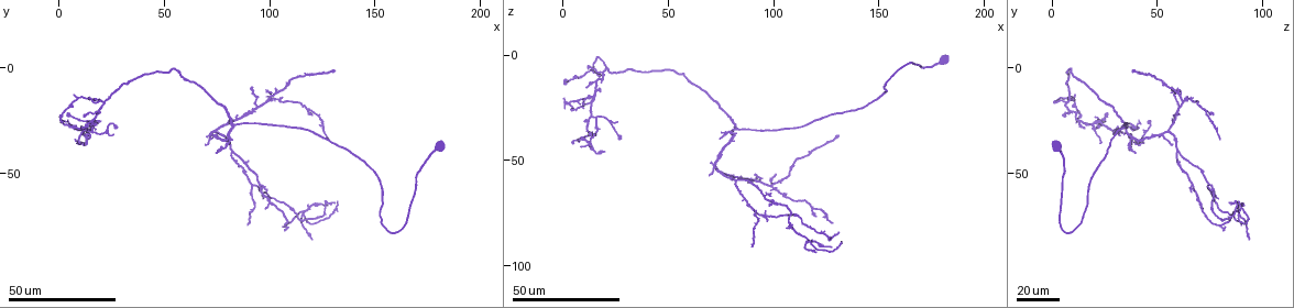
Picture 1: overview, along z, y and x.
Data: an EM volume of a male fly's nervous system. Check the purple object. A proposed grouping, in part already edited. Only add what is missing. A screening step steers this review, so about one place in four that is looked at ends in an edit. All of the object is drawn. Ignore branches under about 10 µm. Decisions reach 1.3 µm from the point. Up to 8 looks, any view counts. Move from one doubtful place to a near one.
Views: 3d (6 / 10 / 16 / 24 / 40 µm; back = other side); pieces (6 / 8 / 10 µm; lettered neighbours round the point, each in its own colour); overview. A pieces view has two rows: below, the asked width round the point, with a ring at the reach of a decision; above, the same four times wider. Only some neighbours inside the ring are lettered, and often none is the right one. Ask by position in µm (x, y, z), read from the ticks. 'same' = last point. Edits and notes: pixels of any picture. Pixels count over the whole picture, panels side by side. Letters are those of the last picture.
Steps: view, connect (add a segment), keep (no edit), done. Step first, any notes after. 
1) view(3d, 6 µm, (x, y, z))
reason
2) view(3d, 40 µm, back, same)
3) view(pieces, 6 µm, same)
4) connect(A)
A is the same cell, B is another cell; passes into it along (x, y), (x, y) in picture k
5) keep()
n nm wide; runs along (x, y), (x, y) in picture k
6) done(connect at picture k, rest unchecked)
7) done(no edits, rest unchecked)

view(3d, 24 µm, (90, 74, 91))
free end

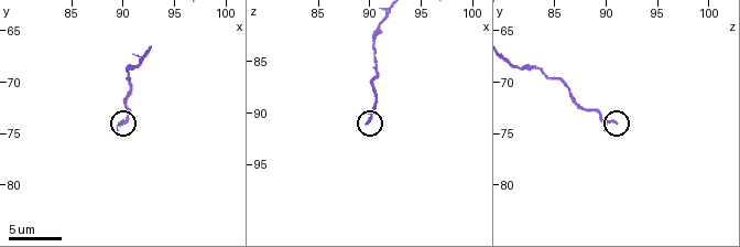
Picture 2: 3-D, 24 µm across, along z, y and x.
view(3d, 6 µm, (89.8, 74.0, 90.8))

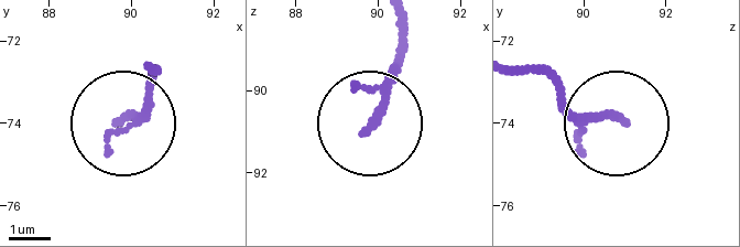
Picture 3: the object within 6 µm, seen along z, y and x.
view(pieces, 6 µm, (89.80, 73.90, 90.90))

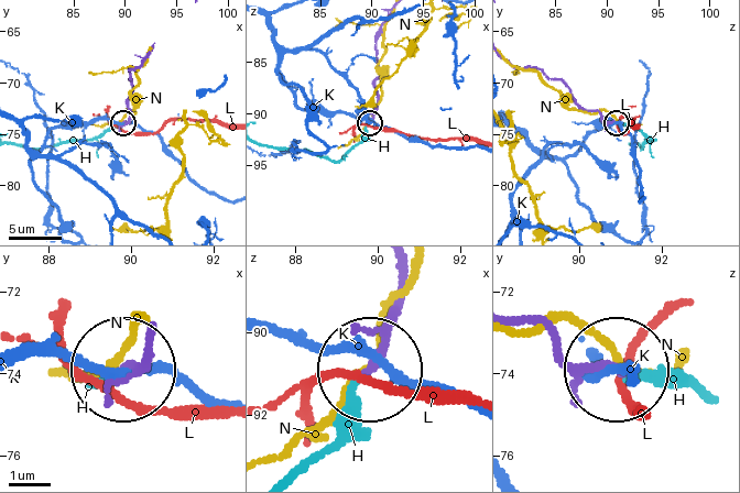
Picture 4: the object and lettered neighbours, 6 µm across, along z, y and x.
connect(H)
H is the same cell, K, L and N are other cells; passes into it along (515, 315), (578, 364), (698, 389) in picture 4; it goes on there

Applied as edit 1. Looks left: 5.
view(3d, 24 µm, (69, 37, 57))
branch stops here

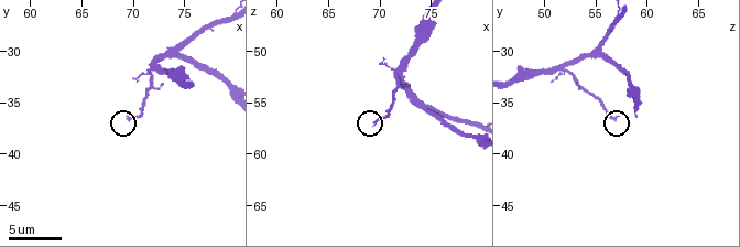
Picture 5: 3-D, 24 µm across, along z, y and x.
view(pieces, 8 µm, (69.2, 36.4, 56.8))

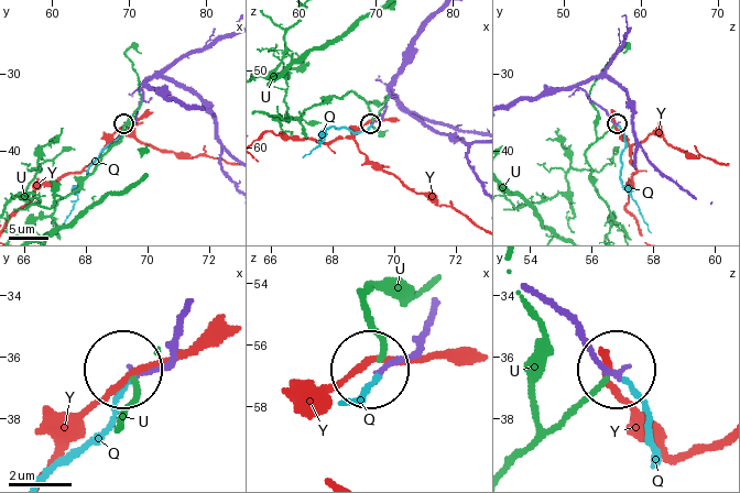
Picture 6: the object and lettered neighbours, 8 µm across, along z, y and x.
connect(Q)
Q is the same cell, U and Y are other cells; passes into it along (576, 332), (642, 403), (653, 459) in picture 6; the neuron continues

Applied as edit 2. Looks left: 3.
view(overview)

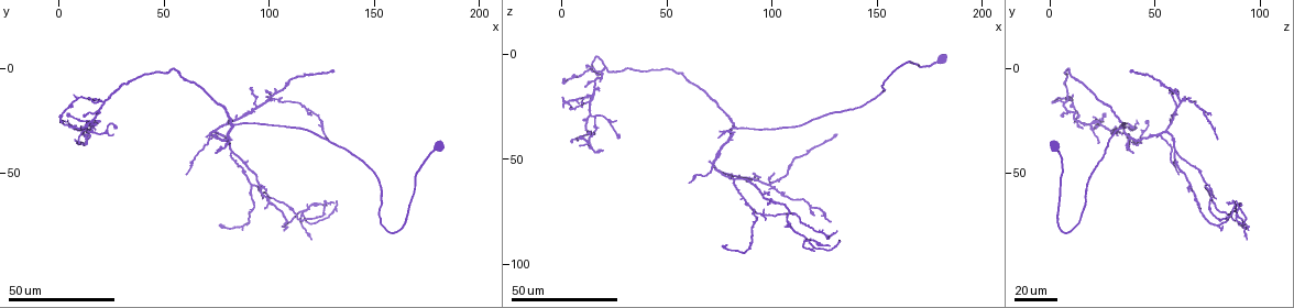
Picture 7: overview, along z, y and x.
view(3d, 40 µm, (127, 34, 81))
thin end

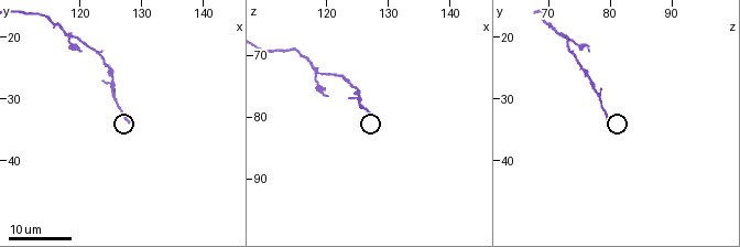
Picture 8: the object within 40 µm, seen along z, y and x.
view(pieces, 8 µm, (128.0, 33.5, 79.5))

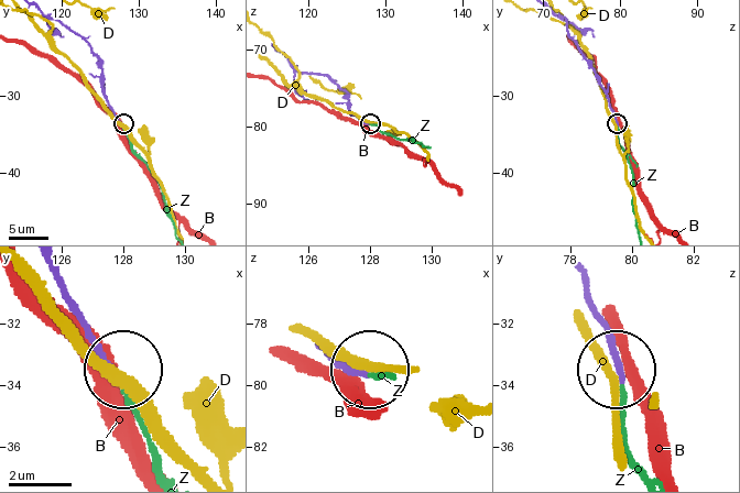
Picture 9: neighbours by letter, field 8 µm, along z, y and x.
connect(Z)
Z is the same cell, B and D are other cells; passes into it along (63, 298), (120, 380), (158, 469) in picture 9; the neuron continues

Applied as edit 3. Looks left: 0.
done(connect at picture 4, connect at picture 6, connect at picture 9, rest unchecked)

